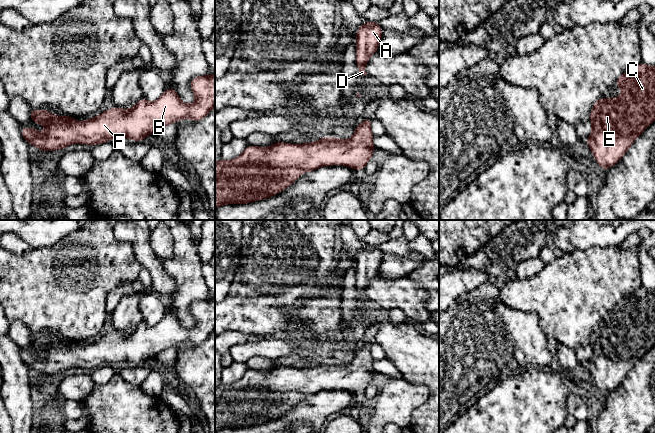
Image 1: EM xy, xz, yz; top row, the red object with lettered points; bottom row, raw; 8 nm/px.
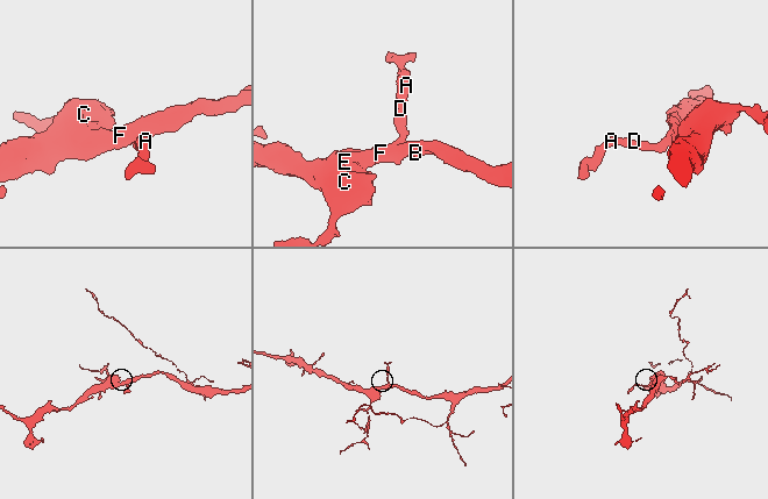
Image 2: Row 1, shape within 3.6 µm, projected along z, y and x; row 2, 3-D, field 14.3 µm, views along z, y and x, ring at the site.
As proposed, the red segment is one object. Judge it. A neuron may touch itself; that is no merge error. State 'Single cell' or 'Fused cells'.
Single cell

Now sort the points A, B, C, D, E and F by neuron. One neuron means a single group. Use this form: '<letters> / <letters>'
A B C D E F

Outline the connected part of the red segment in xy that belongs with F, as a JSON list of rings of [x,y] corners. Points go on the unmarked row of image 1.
[[[215,298],[193,302],[190,312],[196,321],[193,328],[183,328],[177,315],[167,312],[156,325],[141,322],[131,333],[114,330],[84,346],[69,340],[55,340],[48,334],[30,334],[33,346],[44,347],[46,354],[40,357],[35,352],[21,351],[22,360],[29,369],[52,376],[70,368],[95,370],[123,361],[138,366],[181,343],[198,346],[208,339],[215,331]]]

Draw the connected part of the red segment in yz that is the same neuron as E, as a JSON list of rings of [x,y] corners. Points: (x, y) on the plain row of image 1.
[[[641,286],[631,295],[623,297],[614,308],[622,313],[621,320],[600,322],[594,327],[589,343],[592,347],[592,356],[585,365],[598,389],[605,394],[614,390],[628,375],[633,366],[644,356],[646,351],[655,345],[655,290],[649,291]]]

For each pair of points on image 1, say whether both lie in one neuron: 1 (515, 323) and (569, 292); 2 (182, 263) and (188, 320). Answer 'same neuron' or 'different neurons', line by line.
1: different neurons
2: same neuron

